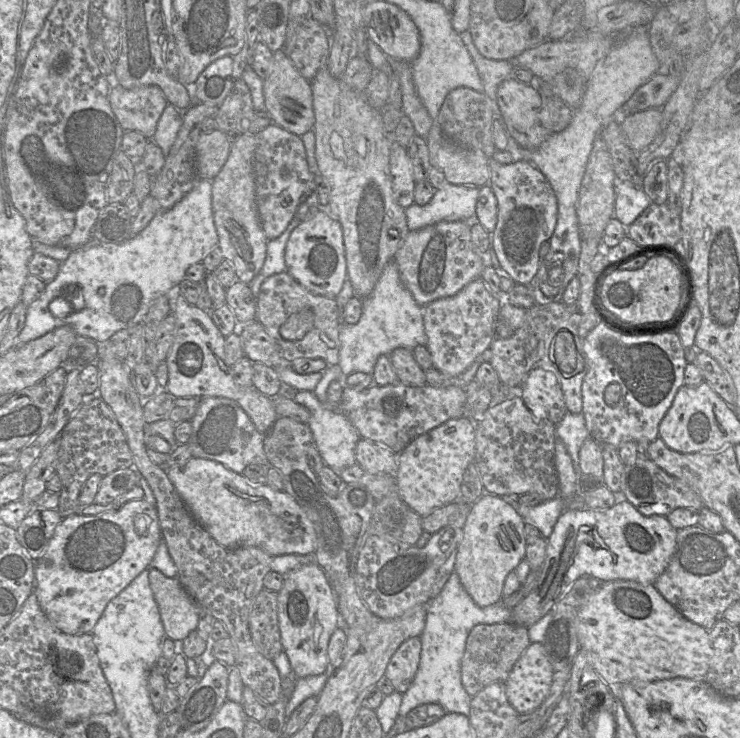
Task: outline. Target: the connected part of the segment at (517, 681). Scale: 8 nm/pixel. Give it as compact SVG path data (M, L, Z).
M530 643L506 680L506 696L519 714L538 709L549 694L554 670L543 643Z

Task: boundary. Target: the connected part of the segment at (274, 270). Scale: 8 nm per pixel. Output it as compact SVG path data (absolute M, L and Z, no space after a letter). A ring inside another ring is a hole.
M295 216L285 231L277 238L268 240L266 257L260 272L248 284L253 296L257 298L263 281L271 275L286 271L285 248L291 232L301 221Z

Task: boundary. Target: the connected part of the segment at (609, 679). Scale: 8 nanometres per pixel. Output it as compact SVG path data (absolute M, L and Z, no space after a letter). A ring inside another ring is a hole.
M613 580L603 582L600 589L593 593L587 603L579 611L576 620L576 632L580 649L586 652L589 662L602 680L614 688L617 688L627 682L653 682L677 677L703 681L705 680L705 676L709 668L709 661L712 657L712 648L710 645L708 631L706 629L684 618L674 606L668 603L661 596L653 585L643 585L635 581Z

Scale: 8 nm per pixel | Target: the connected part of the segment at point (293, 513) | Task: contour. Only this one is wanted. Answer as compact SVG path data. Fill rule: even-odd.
M197 457L167 468L167 475L193 518L222 547L258 547L272 557L315 552L314 526L285 491L275 490L267 484L254 486L243 474L219 462Z

